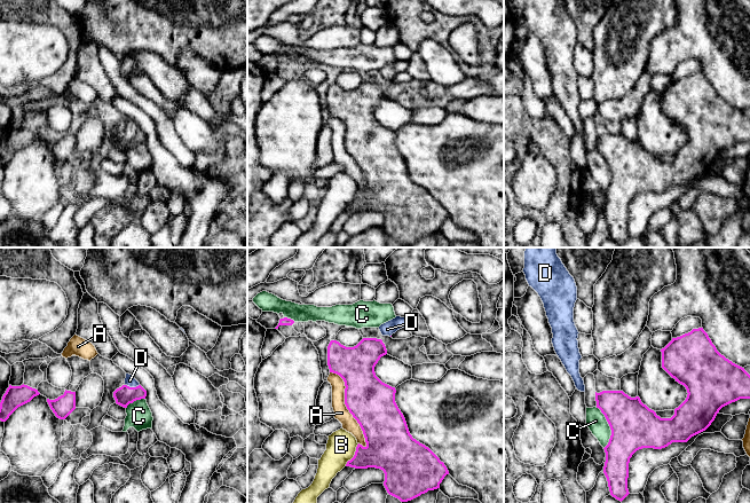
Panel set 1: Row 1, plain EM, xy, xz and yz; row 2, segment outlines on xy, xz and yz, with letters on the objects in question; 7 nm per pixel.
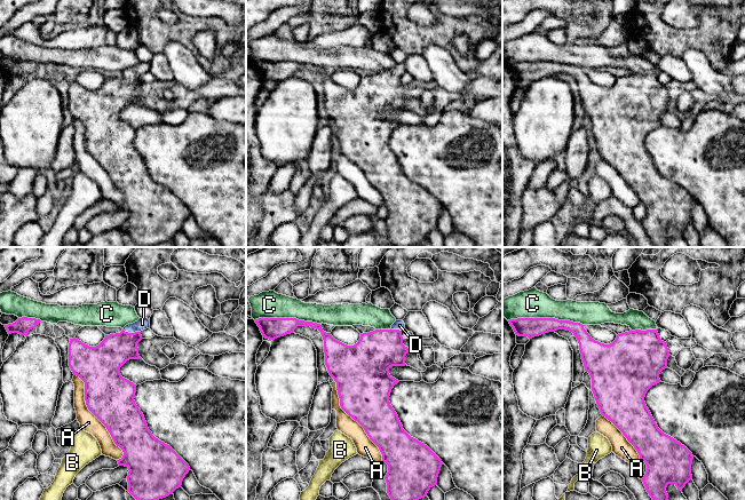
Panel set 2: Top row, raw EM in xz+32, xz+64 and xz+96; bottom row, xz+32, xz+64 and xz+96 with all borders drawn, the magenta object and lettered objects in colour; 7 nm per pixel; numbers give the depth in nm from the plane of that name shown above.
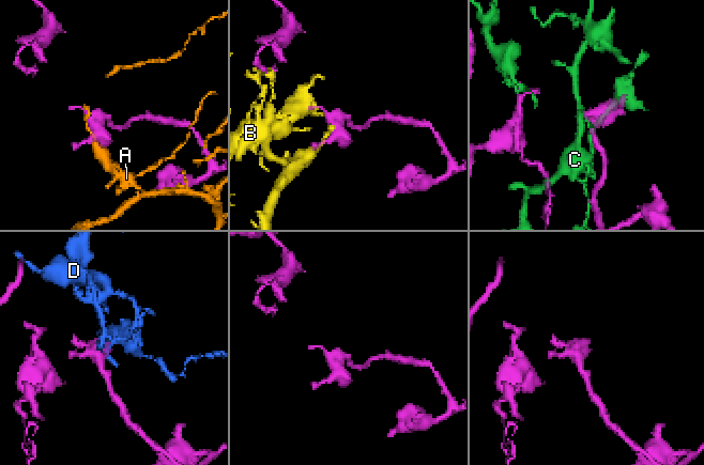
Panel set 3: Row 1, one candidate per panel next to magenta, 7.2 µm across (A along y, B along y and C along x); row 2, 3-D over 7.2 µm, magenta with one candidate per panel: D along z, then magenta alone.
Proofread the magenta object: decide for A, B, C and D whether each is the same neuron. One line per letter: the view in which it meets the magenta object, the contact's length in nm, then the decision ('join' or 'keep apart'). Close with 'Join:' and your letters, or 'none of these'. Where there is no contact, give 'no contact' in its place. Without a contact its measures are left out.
A: contact in xz; length 600 nm; keep apart
B: contact in xz; length 190 nm; keep apart
C: contact in yz; length 300 nm; keep apart
D: contact in xy; length 100 nm; join
Join: D

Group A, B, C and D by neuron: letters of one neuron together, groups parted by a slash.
A / B / C / D

